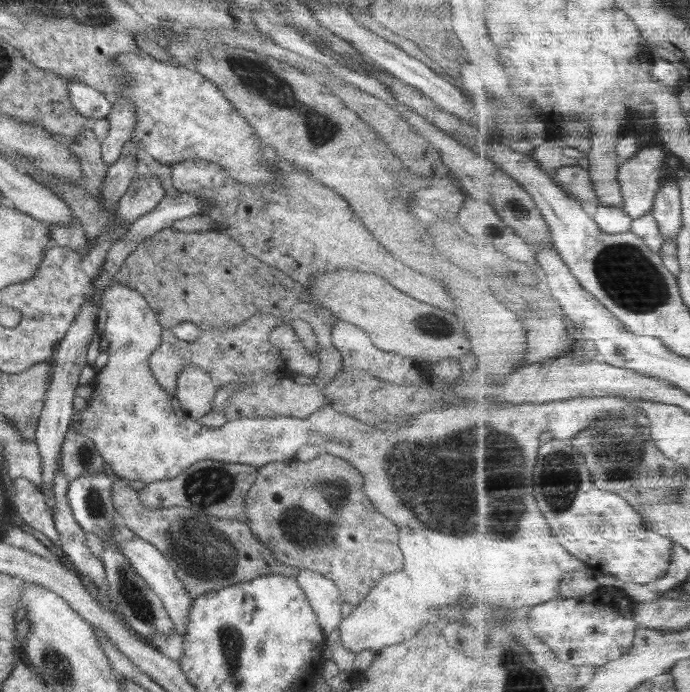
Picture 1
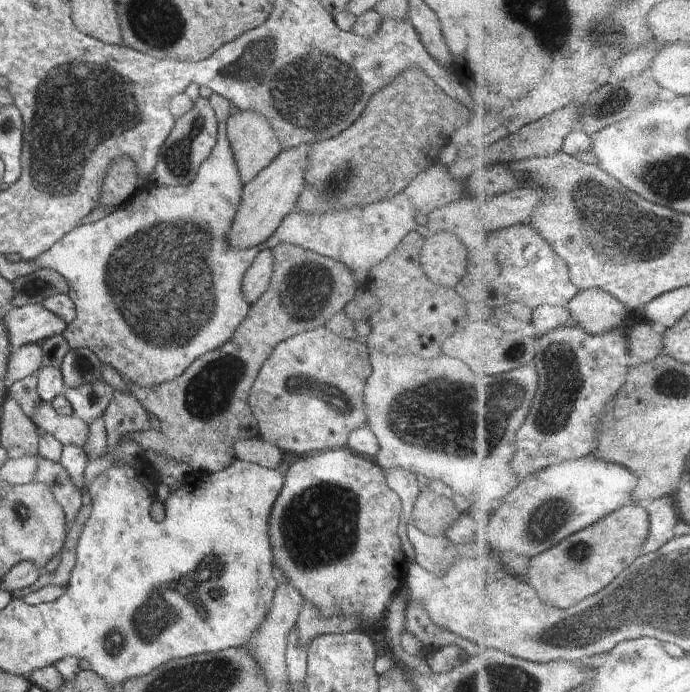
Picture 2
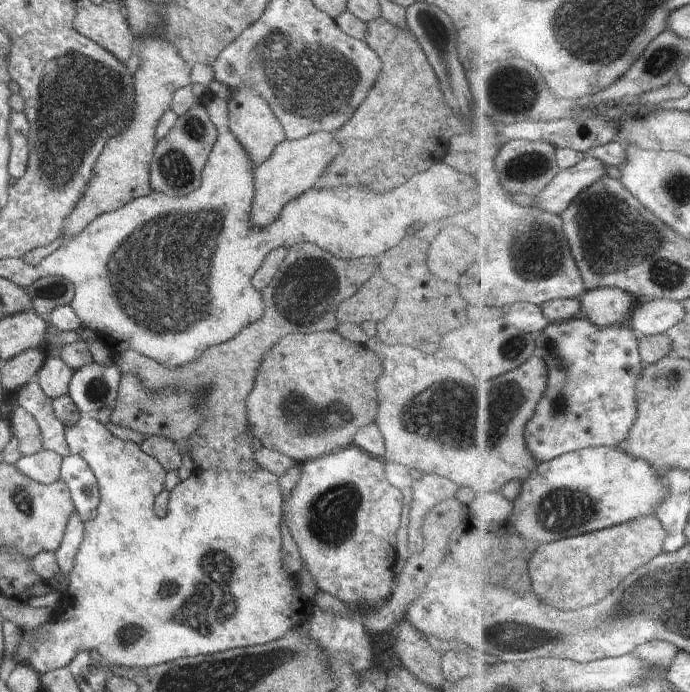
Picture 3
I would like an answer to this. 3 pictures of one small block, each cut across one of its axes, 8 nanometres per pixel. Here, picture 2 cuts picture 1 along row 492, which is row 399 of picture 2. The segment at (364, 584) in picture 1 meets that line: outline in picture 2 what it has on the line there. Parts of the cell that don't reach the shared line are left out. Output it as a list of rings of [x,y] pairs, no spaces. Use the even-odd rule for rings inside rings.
[[[325,327],[279,342],[260,367],[247,398],[260,436],[284,453],[302,456],[346,447],[350,432],[366,426],[363,390],[371,372],[364,341],[345,339]]]

